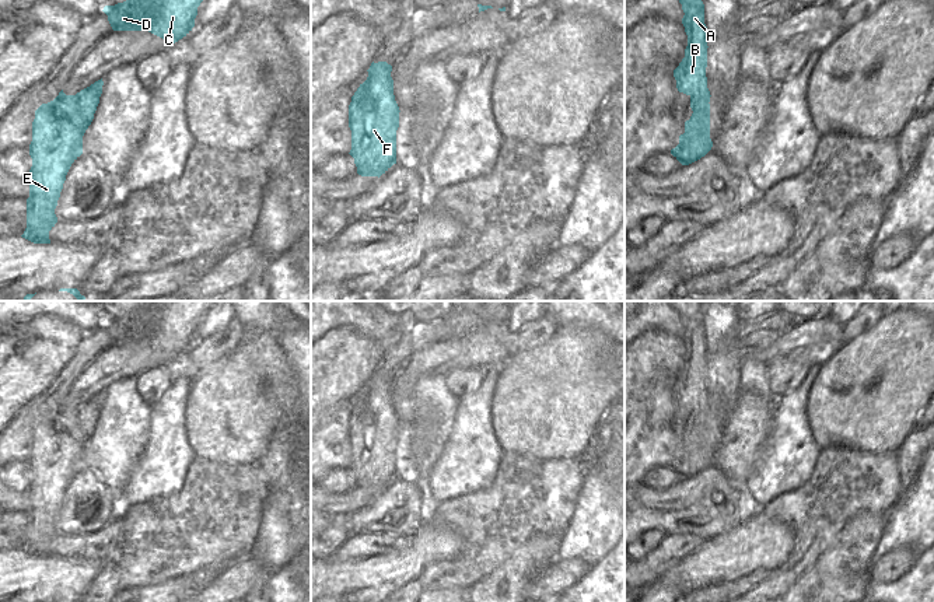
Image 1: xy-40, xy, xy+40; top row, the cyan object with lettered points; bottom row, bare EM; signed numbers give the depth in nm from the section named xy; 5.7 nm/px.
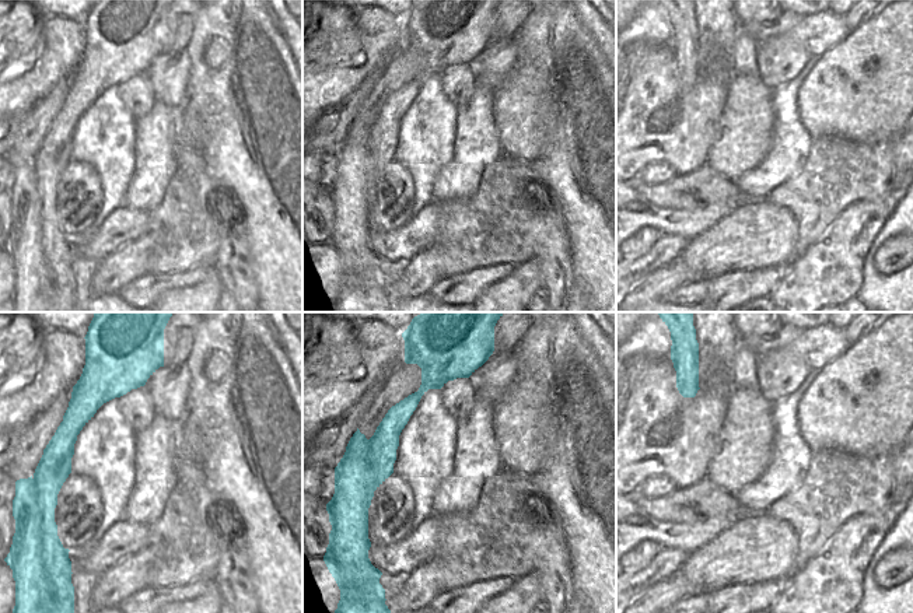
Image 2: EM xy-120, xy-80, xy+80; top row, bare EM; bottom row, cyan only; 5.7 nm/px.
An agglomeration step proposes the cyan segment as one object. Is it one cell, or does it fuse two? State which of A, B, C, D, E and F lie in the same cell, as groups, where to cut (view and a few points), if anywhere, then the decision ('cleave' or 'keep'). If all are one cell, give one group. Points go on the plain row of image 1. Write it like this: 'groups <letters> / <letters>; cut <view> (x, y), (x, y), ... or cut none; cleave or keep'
groups A B / C D E F; cut xy (366, 394), (370, 408), (389, 406), (394, 412); cleave

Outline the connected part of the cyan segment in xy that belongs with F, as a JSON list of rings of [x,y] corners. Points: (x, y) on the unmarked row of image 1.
[[[368,396],[360,398],[349,419],[350,469],[357,487],[381,490],[396,477],[399,420],[392,407],[370,409]]]

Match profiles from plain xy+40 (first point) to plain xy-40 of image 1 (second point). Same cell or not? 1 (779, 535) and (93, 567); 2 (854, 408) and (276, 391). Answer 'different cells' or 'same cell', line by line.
1: same cell
2: different cells

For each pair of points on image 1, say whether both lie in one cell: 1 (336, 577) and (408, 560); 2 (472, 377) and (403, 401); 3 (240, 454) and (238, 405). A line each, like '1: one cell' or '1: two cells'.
1: one cell
2: two cells
3: one cell

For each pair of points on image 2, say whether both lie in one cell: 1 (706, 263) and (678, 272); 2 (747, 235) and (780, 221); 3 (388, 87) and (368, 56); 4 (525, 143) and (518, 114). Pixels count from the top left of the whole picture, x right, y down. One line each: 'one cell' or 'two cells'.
1: two cells
2: one cell
3: two cells
4: one cell

